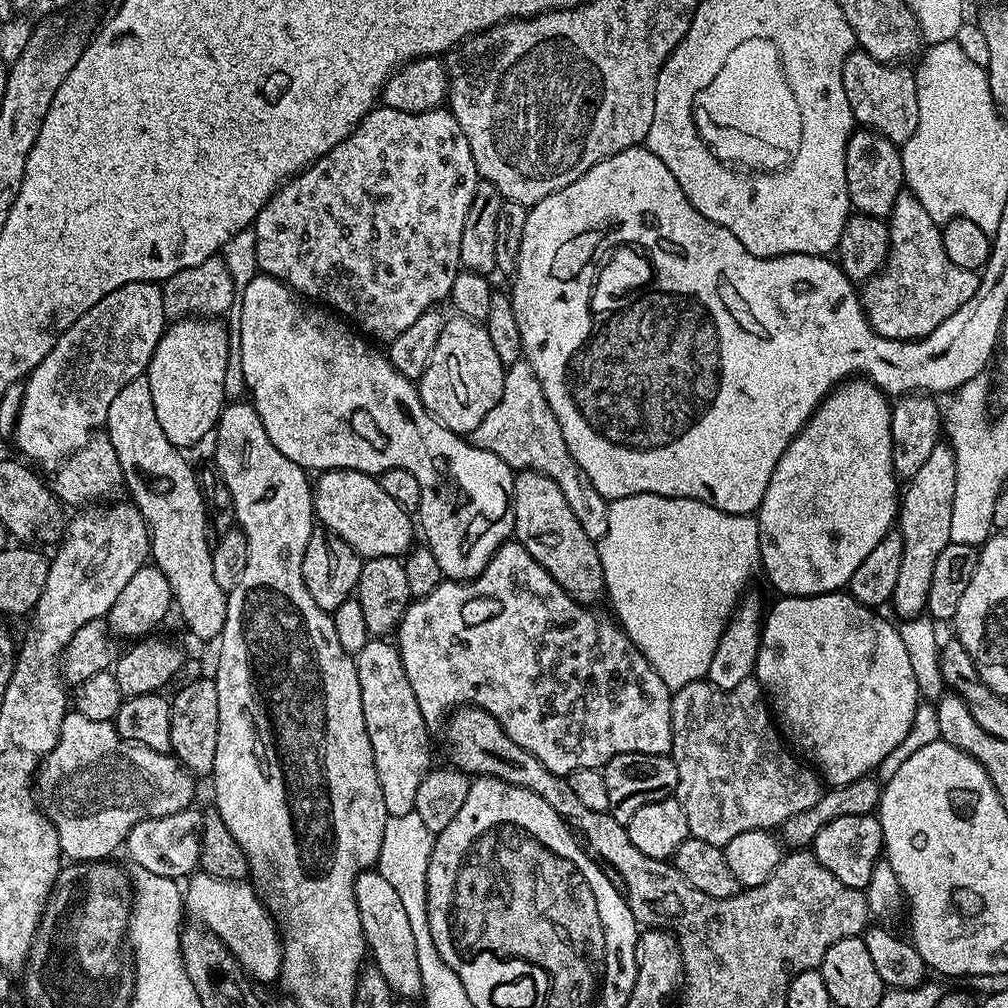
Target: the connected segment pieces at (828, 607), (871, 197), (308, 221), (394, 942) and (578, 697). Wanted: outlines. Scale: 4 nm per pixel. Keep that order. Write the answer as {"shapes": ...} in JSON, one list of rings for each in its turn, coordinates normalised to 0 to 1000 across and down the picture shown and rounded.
{"shapes":[[[[834,585],[832,587],[820,587],[814,591],[774,591],[770,593],[767,599],[764,599],[758,612],[758,624],[754,630],[754,644],[752,645],[748,674],[758,684],[765,709],[768,711],[777,733],[791,747],[798,746],[799,751],[797,750],[797,753],[825,780],[842,778],[859,769],[868,767],[875,754],[903,726],[909,701],[915,696],[911,677],[907,673],[903,651],[900,649],[899,640],[893,632],[893,624],[888,618],[885,620],[883,616],[876,615],[873,610],[872,606],[855,601],[846,591],[841,590],[840,586]]],[[[846,130],[839,145],[839,185],[845,206],[849,210],[880,216],[891,192],[899,187],[893,147],[870,131]]],[[[380,105],[370,106],[350,131],[339,141],[335,141],[335,145],[331,145],[331,149],[327,149],[319,157],[313,159],[308,166],[282,180],[264,200],[264,204],[260,204],[252,223],[258,270],[280,279],[299,294],[332,308],[370,338],[387,339],[395,335],[399,327],[407,327],[407,323],[411,323],[411,318],[419,315],[419,312],[430,309],[436,303],[433,302],[436,298],[443,299],[447,295],[450,276],[458,269],[456,264],[458,224],[462,224],[462,212],[466,212],[466,200],[470,200],[473,178],[470,153],[466,153],[466,141],[462,141],[462,133],[458,133],[458,125],[454,125],[447,110],[439,106],[426,111],[404,111]]],[[[366,863],[355,867],[351,875],[351,891],[355,895],[355,909],[359,911],[359,923],[365,932],[365,942],[371,958],[383,970],[394,989],[416,989],[421,978],[419,962],[415,956],[415,935],[411,933],[411,922],[407,920],[395,887],[377,865]]],[[[515,538],[499,540],[490,554],[486,554],[482,565],[478,565],[478,569],[469,575],[457,577],[442,573],[431,585],[427,585],[427,589],[410,594],[393,622],[391,638],[397,645],[403,673],[407,673],[407,685],[411,685],[411,692],[415,692],[415,704],[419,704],[419,712],[426,723],[433,724],[436,718],[438,721],[453,700],[477,702],[496,717],[498,724],[502,724],[502,728],[506,728],[506,732],[510,732],[518,744],[530,748],[534,756],[542,760],[542,764],[561,772],[573,764],[598,763],[613,748],[664,749],[667,744],[667,687],[661,677],[653,673],[649,661],[641,657],[637,645],[629,641],[614,618],[602,606],[599,608],[590,607],[591,605],[590,602],[573,598],[562,585],[558,585],[558,581],[550,577],[548,570]]]]}

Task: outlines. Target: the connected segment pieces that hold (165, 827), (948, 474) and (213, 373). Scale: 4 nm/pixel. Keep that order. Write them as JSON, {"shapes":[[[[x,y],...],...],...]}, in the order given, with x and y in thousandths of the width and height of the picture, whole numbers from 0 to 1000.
{"shapes":[[[[188,800],[177,804],[177,808],[137,814],[133,823],[129,823],[125,834],[127,849],[132,853],[130,856],[141,863],[149,863],[149,867],[161,867],[161,871],[174,874],[189,869],[198,856],[201,811],[202,806],[199,803]]],[[[939,438],[929,440],[919,454],[919,459],[911,465],[911,470],[900,473],[891,513],[891,527],[895,534],[895,563],[891,564],[891,574],[883,596],[883,603],[893,613],[912,611],[921,602],[927,562],[935,546],[938,546],[938,542],[944,539],[942,510],[946,510],[946,481],[949,478],[946,446]]],[[[184,315],[168,320],[147,360],[145,370],[149,379],[149,392],[153,394],[153,411],[161,422],[161,431],[180,446],[188,446],[197,437],[211,432],[214,419],[224,404],[222,380],[226,362],[227,326],[222,326],[223,318],[218,315]]]]}

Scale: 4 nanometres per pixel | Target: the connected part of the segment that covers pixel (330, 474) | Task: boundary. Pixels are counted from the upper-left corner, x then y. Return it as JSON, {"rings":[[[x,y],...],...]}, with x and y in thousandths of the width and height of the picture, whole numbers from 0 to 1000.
{"rings":[[[331,464],[321,466],[316,469],[317,473],[313,473],[312,487],[310,490],[310,503],[314,517],[317,516],[324,527],[331,529],[335,534],[339,534],[353,547],[358,554],[366,552],[391,552],[400,553],[405,545],[410,543],[409,524],[411,528],[411,516],[407,513],[406,505],[395,502],[383,486],[379,486],[376,475],[372,472],[364,472],[362,468],[352,468],[342,464]]]}

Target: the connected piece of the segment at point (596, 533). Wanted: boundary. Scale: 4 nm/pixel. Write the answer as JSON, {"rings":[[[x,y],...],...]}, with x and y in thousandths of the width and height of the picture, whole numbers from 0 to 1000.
{"rings":[[[523,357],[503,362],[500,370],[500,390],[496,398],[474,419],[474,423],[466,431],[467,438],[478,446],[486,446],[486,450],[494,450],[498,458],[502,458],[510,466],[527,466],[542,470],[562,490],[562,498],[565,506],[569,506],[571,514],[577,518],[580,532],[594,538],[601,530],[604,497],[599,495],[593,486],[589,486],[589,478],[581,474],[581,470],[569,458],[565,446],[562,446],[562,435],[558,435],[558,423],[554,423],[554,415],[550,415],[550,407],[546,407],[546,399],[542,399],[542,391],[538,391],[538,383],[524,362]]]}

